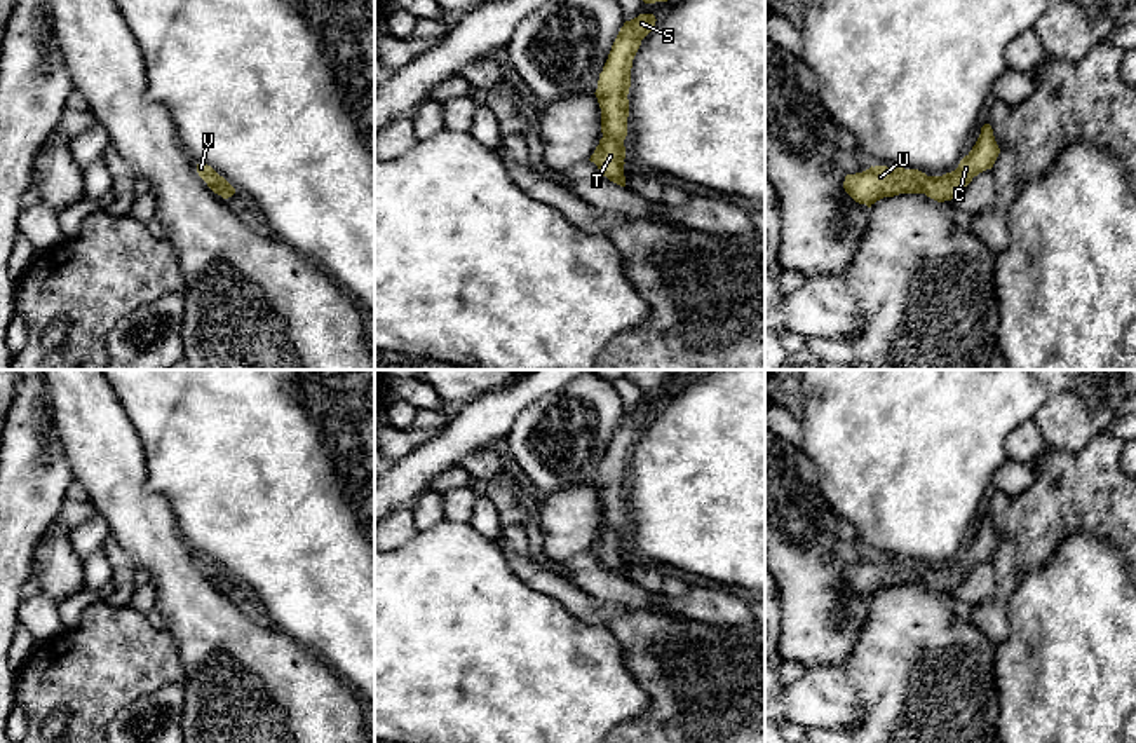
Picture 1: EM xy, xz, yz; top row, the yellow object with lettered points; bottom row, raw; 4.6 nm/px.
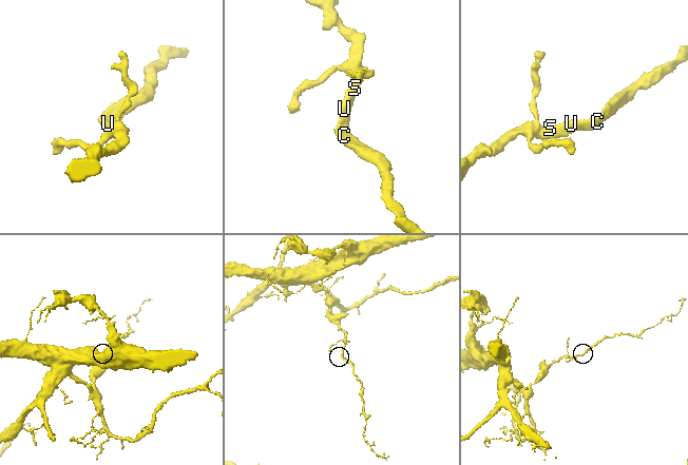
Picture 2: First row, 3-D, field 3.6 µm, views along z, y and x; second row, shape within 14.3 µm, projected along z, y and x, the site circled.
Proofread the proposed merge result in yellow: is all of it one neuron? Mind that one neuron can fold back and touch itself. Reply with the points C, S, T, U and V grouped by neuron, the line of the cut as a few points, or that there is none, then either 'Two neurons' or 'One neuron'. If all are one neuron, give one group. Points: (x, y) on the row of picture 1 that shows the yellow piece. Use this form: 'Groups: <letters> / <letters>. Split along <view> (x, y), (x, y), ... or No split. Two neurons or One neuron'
Groups: C S T U V. No split. One neuron

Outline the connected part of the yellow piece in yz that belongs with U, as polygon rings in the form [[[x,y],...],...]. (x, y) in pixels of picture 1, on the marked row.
[[[990,124],[981,127],[981,134],[972,150],[960,160],[958,167],[943,176],[927,176],[918,169],[871,166],[855,174],[847,174],[845,192],[859,204],[871,208],[883,197],[899,194],[925,194],[944,202],[955,199],[979,173],[991,169],[1000,148]]]

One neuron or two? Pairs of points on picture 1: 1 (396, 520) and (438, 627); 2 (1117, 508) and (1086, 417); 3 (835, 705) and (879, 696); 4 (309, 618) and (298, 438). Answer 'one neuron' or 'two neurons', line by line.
1: two neurons
2: two neurons
3: two neurons
4: one neuron

